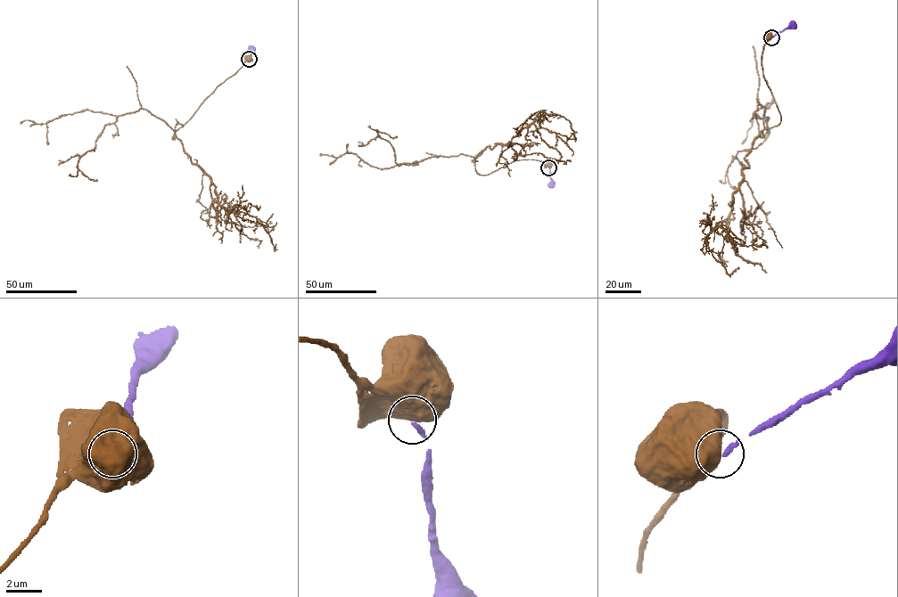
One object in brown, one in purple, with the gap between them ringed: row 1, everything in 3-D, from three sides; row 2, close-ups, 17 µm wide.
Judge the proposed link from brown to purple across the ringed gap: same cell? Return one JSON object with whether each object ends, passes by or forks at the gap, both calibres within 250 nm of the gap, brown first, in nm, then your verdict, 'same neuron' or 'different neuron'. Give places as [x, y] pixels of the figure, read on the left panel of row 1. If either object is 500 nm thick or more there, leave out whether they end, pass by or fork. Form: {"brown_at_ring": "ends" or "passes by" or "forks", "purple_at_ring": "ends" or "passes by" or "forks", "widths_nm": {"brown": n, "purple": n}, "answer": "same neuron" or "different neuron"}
{"widths_nm": {"brown": 1050, "purple": 280}, "answer": "different neuron"}

